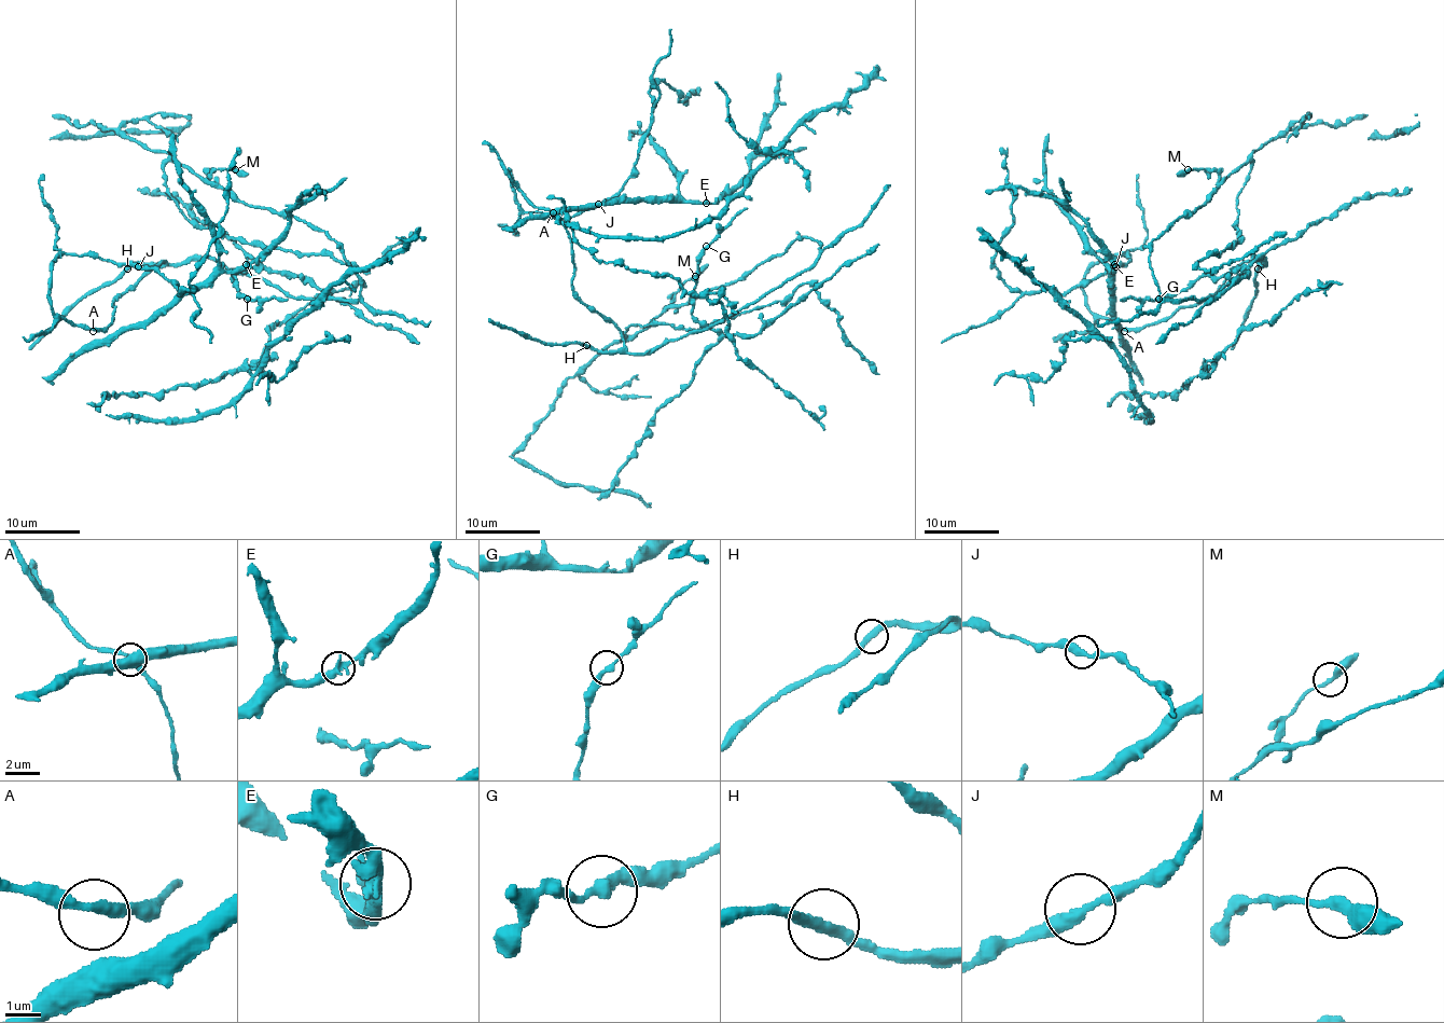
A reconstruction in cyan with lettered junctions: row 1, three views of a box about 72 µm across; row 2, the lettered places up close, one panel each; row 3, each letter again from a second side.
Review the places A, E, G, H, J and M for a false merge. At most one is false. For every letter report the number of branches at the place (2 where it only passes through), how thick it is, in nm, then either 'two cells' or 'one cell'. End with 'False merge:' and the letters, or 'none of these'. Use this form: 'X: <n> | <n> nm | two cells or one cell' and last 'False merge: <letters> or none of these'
A: 2 | 280 nm | one cell
E: 2 | 320 nm | one cell
G: 2 | 320 nm | one cell
H: 2 | 320 nm | one cell
J: 2 | 340 nm | one cell
M: 2 | 320 nm | one cell
False merge: none of these

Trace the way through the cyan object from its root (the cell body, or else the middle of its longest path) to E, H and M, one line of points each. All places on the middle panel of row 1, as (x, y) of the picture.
E: (708, 327), (644, 353), (629, 353), (622, 332), (573, 289), (571, 243), (553, 212), (639, 201), (706, 203)
H: (708, 327), (691, 330), (644, 353), (601, 353), (586, 345)
M: (708, 327), (803, 272), (820, 244), (800, 236), (739, 278), (685, 304), (667, 306), (695, 276)

